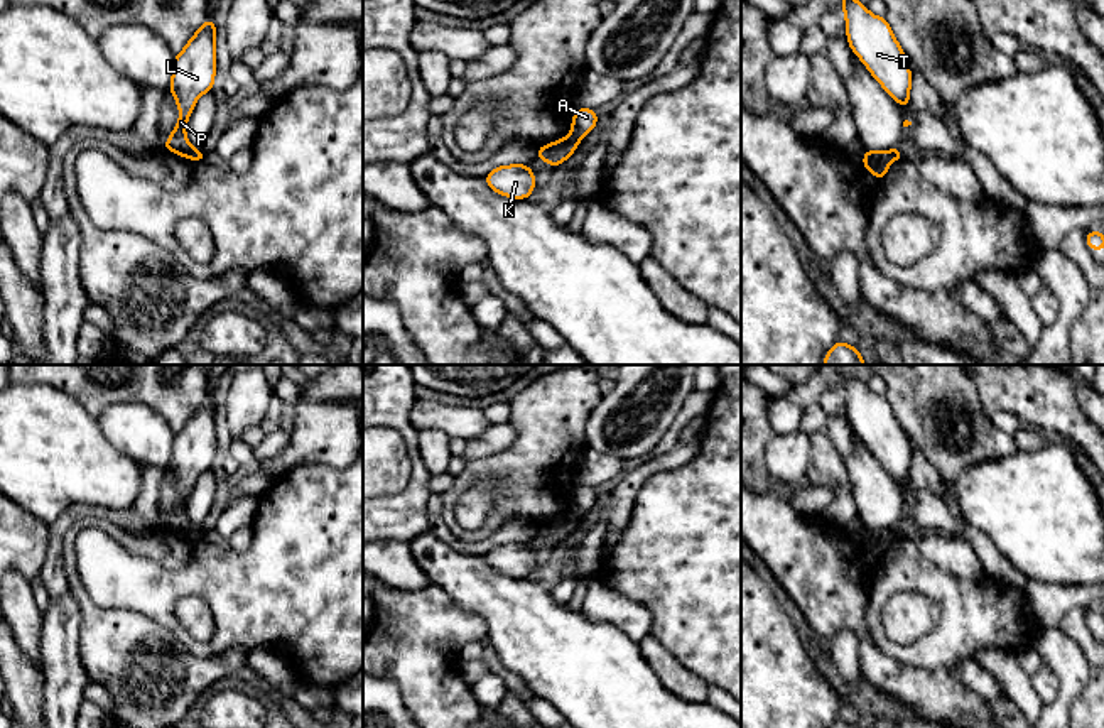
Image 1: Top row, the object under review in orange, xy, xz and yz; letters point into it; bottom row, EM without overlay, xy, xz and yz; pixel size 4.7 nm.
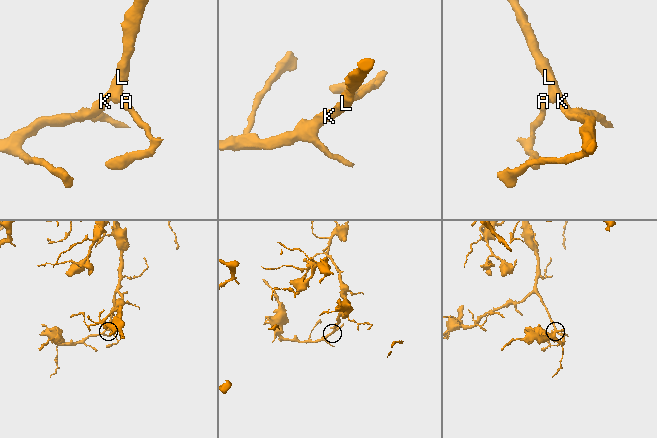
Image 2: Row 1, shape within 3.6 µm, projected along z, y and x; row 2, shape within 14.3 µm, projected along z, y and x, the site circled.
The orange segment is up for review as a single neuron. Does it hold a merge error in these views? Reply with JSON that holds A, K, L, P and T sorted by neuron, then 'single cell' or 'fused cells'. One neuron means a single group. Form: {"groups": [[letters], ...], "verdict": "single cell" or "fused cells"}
{"groups": [["A"], ["K", "L", "P", "T"]], "verdict": "fused cells"}

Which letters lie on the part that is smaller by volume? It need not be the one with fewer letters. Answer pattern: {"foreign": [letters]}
{"foreign": ["A"]}

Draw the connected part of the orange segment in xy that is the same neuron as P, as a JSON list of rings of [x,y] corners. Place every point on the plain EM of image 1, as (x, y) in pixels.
[[[206,397],[204,402],[186,421],[184,427],[174,434],[169,468],[177,481],[179,497],[162,527],[189,539],[199,539],[199,529],[186,515],[189,495],[196,480],[214,468],[216,454],[216,400]]]

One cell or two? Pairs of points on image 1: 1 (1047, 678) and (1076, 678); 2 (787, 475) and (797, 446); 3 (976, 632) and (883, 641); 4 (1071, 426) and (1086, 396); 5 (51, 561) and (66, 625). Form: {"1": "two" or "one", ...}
{"1": "two", "2": "one", "3": "one", "4": "two", "5": "two"}

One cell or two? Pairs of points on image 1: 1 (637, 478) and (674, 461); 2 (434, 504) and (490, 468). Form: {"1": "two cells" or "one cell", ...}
{"1": "one cell", "2": "two cells"}

